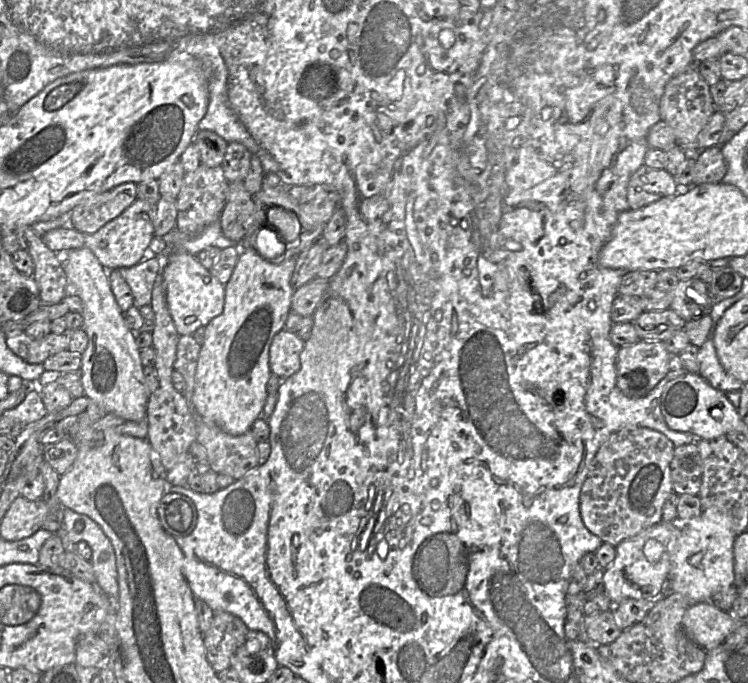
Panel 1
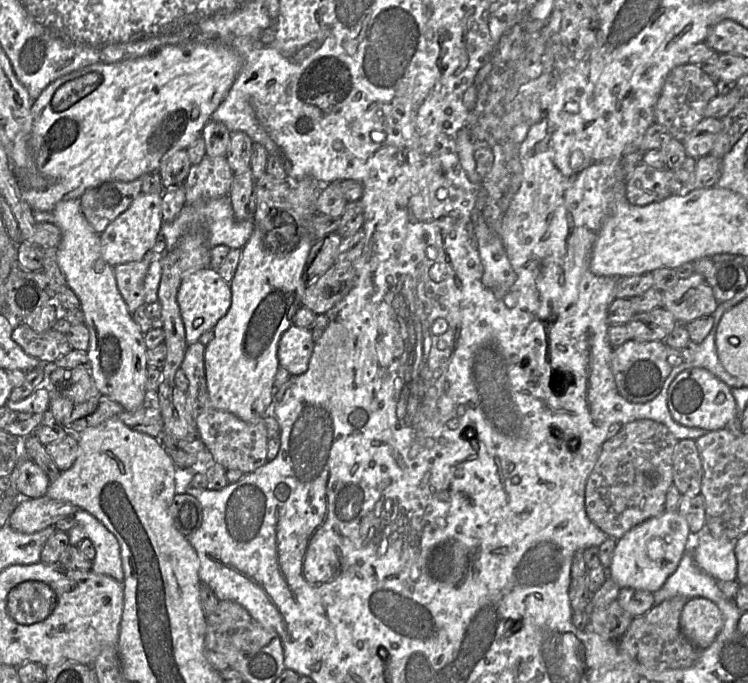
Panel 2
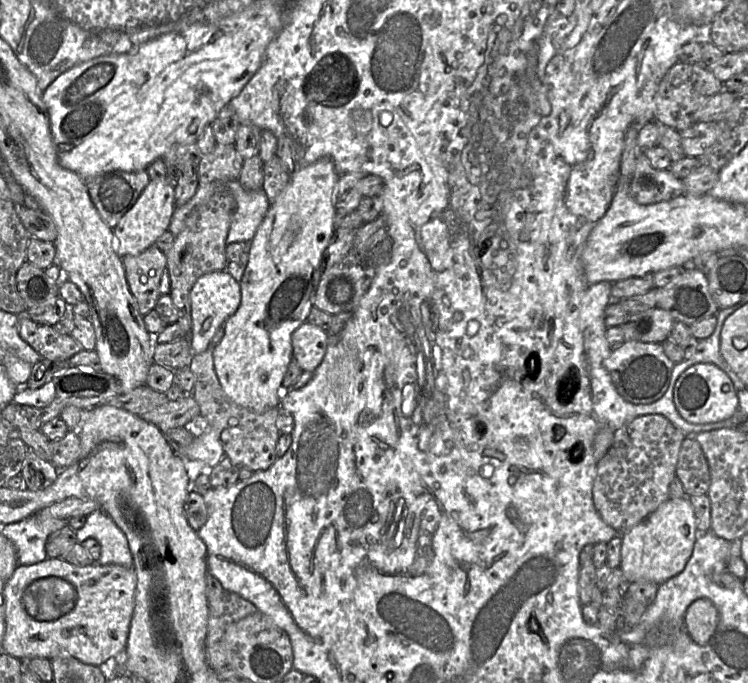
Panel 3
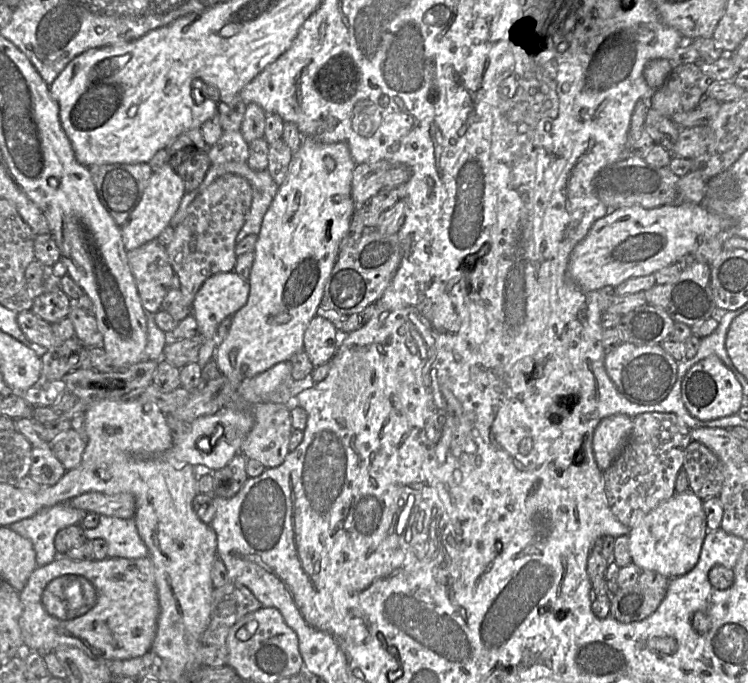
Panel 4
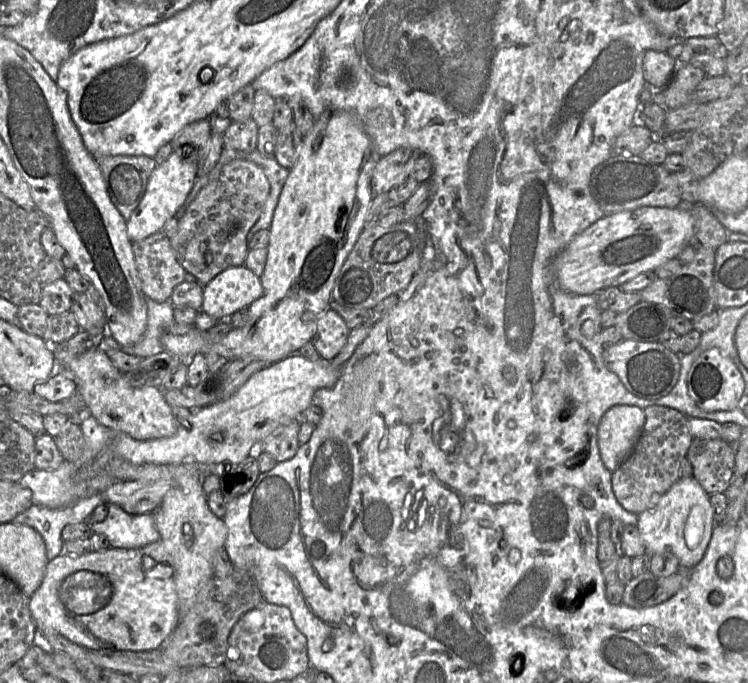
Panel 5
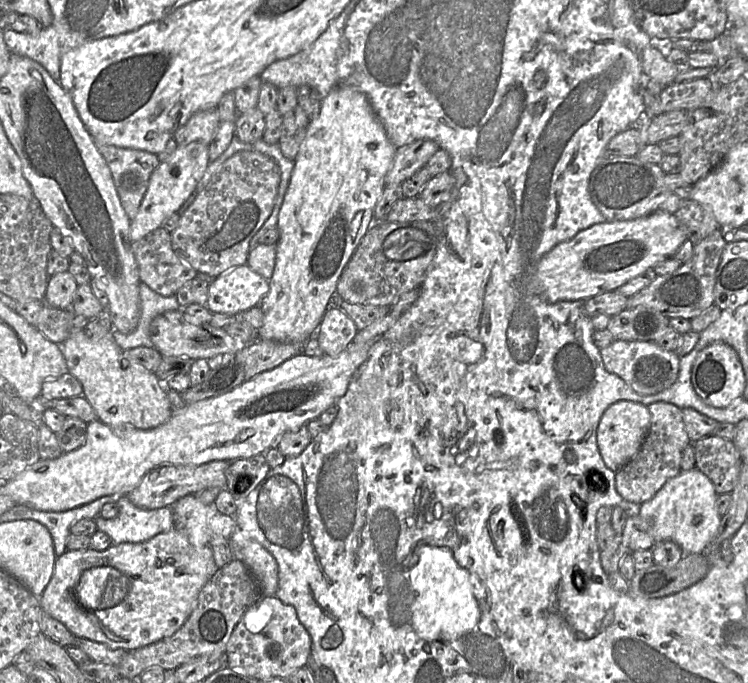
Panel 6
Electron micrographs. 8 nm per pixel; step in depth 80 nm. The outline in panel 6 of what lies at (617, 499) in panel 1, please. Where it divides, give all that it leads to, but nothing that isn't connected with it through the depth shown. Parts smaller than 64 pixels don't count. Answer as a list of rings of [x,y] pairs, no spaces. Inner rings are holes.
[[[668,402],[648,405],[650,426],[635,456],[615,475],[615,488],[628,502],[642,504],[651,499],[671,478],[681,471],[682,452],[691,443],[683,420],[682,409]]]

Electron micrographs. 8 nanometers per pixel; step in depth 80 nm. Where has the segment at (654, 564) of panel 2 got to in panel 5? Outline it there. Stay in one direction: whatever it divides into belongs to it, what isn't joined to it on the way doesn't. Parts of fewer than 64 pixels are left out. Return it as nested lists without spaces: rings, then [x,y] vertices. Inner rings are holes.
[[[693,476],[679,478],[655,505],[640,513],[637,519],[636,526],[645,543],[646,553],[652,555],[671,552],[678,558],[682,569],[692,569],[701,561],[711,539],[713,528],[716,525],[710,495],[705,492]]]

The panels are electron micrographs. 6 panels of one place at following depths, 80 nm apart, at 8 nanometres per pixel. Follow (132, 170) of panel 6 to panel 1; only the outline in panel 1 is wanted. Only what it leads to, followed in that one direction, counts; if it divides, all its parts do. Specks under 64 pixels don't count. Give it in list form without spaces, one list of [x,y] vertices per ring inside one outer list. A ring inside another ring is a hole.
[[[127,182],[88,197],[70,212],[70,226],[85,234],[97,232],[137,199],[137,186]]]

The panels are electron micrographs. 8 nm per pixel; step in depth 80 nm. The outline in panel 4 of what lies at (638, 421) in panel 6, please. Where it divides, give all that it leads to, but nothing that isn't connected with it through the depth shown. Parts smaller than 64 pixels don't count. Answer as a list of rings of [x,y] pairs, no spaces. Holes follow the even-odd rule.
[[[615,414],[600,421],[594,431],[593,451],[598,467],[605,471],[623,451],[631,430],[633,418]]]

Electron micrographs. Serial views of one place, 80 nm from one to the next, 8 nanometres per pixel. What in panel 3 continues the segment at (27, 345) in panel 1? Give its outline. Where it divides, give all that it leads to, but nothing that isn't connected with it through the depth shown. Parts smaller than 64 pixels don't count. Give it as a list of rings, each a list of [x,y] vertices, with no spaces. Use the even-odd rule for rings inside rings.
[[[27,313],[19,317],[19,335],[41,358],[49,360],[68,360],[84,350],[72,336],[59,333],[53,326],[33,321]]]

